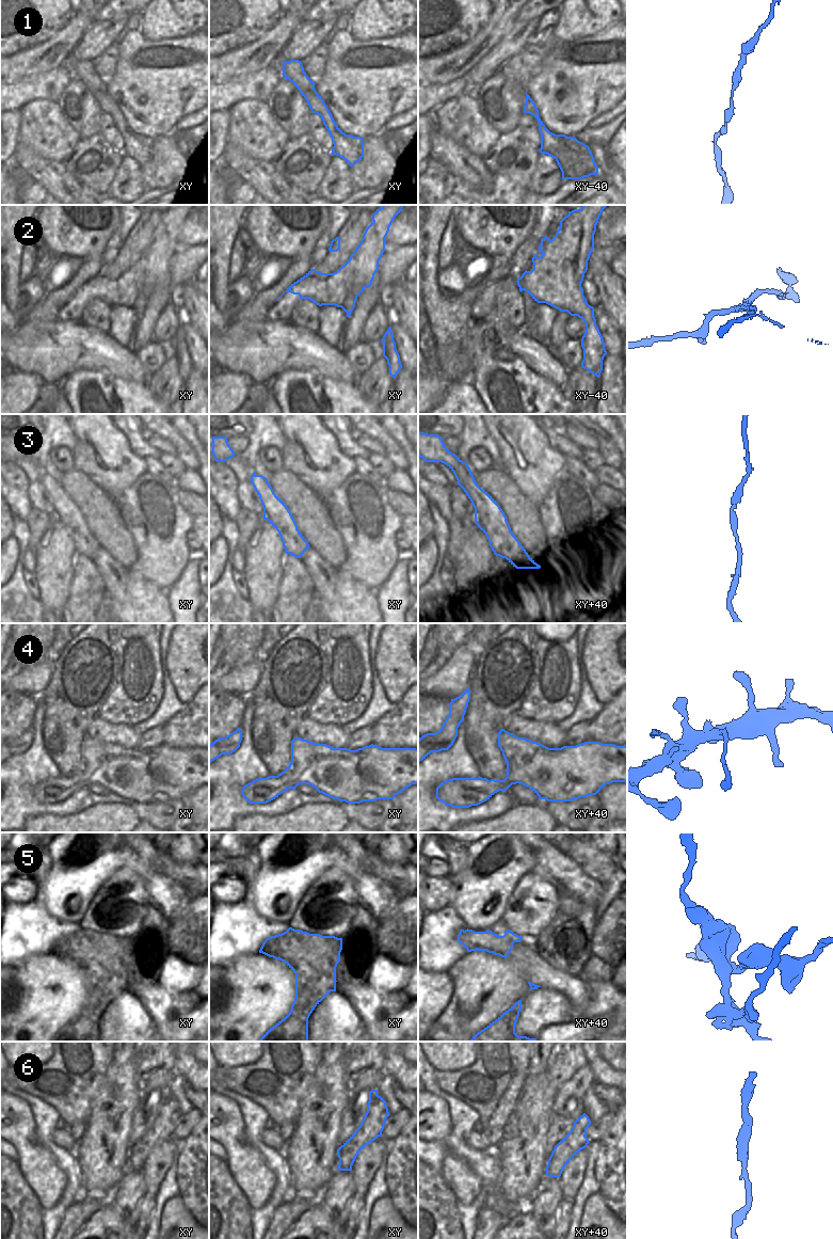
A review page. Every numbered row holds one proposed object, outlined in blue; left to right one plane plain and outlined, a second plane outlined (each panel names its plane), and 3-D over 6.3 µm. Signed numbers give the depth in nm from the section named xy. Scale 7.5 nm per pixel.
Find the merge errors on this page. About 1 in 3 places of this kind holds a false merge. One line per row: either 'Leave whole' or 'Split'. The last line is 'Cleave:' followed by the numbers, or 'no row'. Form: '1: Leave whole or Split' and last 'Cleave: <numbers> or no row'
1: Leave whole
2: Split
3: Leave whole
4: Leave whole
5: Split
6: Split
Cleave: 2, 5, 6

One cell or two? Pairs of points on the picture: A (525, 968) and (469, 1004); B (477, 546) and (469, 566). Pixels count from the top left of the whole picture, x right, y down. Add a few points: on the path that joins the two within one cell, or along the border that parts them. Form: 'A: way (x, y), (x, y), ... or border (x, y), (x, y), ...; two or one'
A: border (506, 957), (527, 983); two
B: way (476, 551), (474, 561); one

